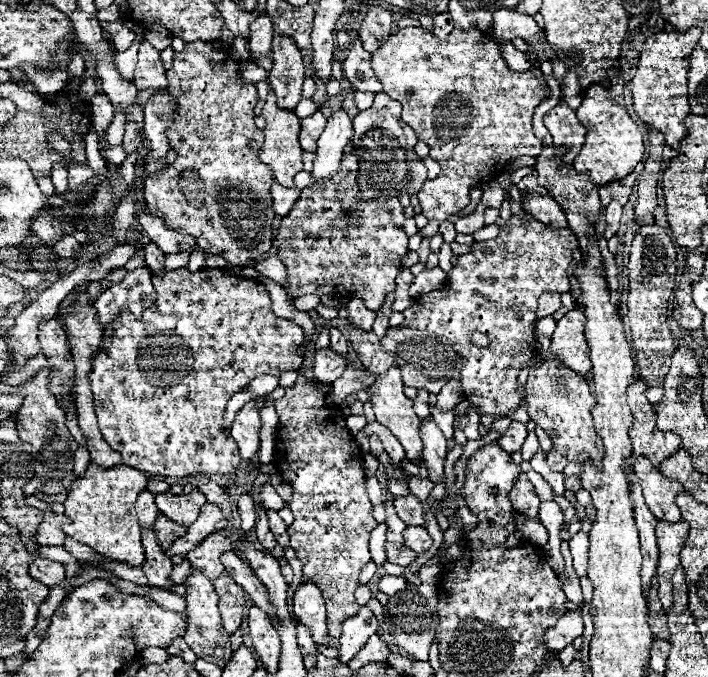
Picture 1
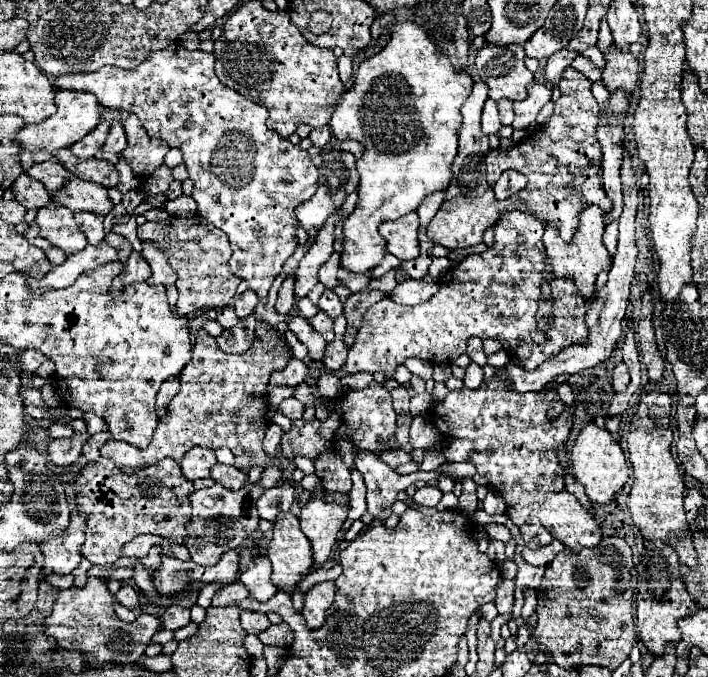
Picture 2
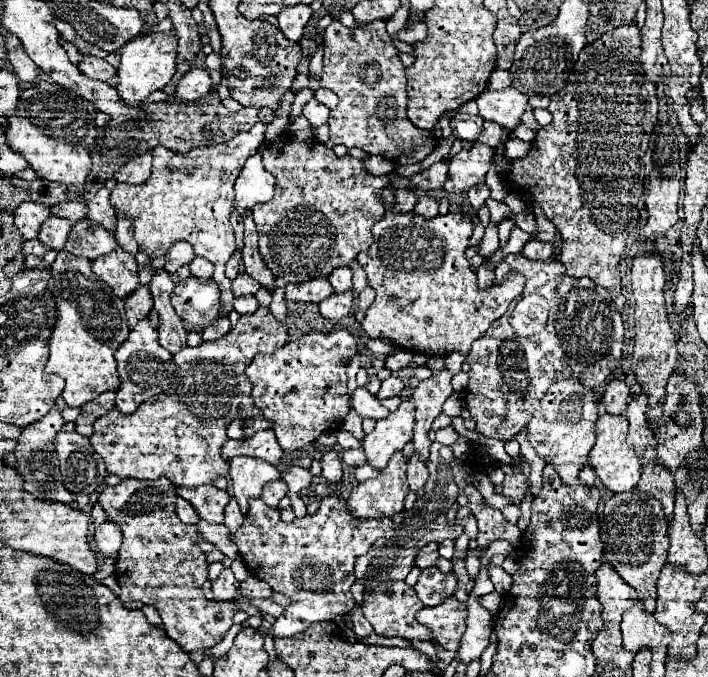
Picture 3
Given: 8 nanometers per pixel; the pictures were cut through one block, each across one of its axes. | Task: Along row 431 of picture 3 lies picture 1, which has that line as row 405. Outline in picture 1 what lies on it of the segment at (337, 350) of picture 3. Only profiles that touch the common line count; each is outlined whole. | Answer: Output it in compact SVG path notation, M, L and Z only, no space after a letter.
M298 374L296 384L294 384L290 390L286 390L286 394L284 394L280 400L274 402L274 408L276 408L278 420L280 420L280 424L278 424L278 428L276 428L274 466L276 466L278 474L284 478L284 482L292 488L292 498L290 498L290 502L288 502L288 508L294 512L294 522L292 522L290 528L288 528L288 532L290 532L290 546L294 548L298 560L304 564L304 568L302 568L302 582L308 580L308 582L314 582L314 584L320 588L320 592L322 592L322 596L324 596L324 600L326 600L328 634L334 636L334 638L338 638L340 632L342 632L342 622L344 622L346 618L354 616L354 614L360 610L360 604L356 604L356 598L354 598L354 590L358 588L358 578L360 578L362 566L364 566L366 562L370 562L370 550L368 550L370 532L378 526L378 522L372 518L372 504L370 504L368 494L366 494L366 474L364 474L364 468L362 468L362 450L360 450L360 446L356 444L354 436L348 432L346 422L344 422L346 418L344 418L340 406L330 406L330 404L326 404L326 396L322 394L322 390L320 390L312 380L308 380L304 374Z

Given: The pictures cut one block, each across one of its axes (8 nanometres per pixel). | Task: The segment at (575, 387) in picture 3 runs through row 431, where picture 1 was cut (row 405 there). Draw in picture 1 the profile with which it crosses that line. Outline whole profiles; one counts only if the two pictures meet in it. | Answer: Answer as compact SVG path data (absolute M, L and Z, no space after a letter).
M548 358L538 370L528 374L526 382L526 408L530 418L546 430L556 450L568 458L568 462L584 464L588 460L602 458L602 440L598 438L592 422L592 408L596 400L590 394L590 386L584 376L568 370L558 358Z

